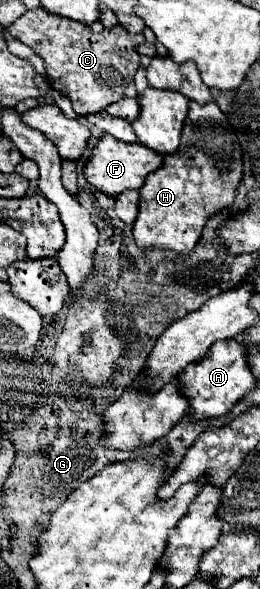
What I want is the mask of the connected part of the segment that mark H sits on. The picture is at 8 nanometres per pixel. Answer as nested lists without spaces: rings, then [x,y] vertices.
[[[190,102],[188,108],[190,110],[182,128],[180,148],[174,154],[164,154],[164,164],[160,166],[160,170],[152,172],[144,188],[140,188],[140,214],[134,222],[134,240],[140,248],[154,246],[174,250],[180,254],[192,252],[192,248],[200,240],[202,228],[208,222],[208,218],[234,202],[236,188],[242,180],[242,152],[238,138],[234,136],[234,130],[230,128],[226,116],[214,102],[208,102],[204,106]]]

